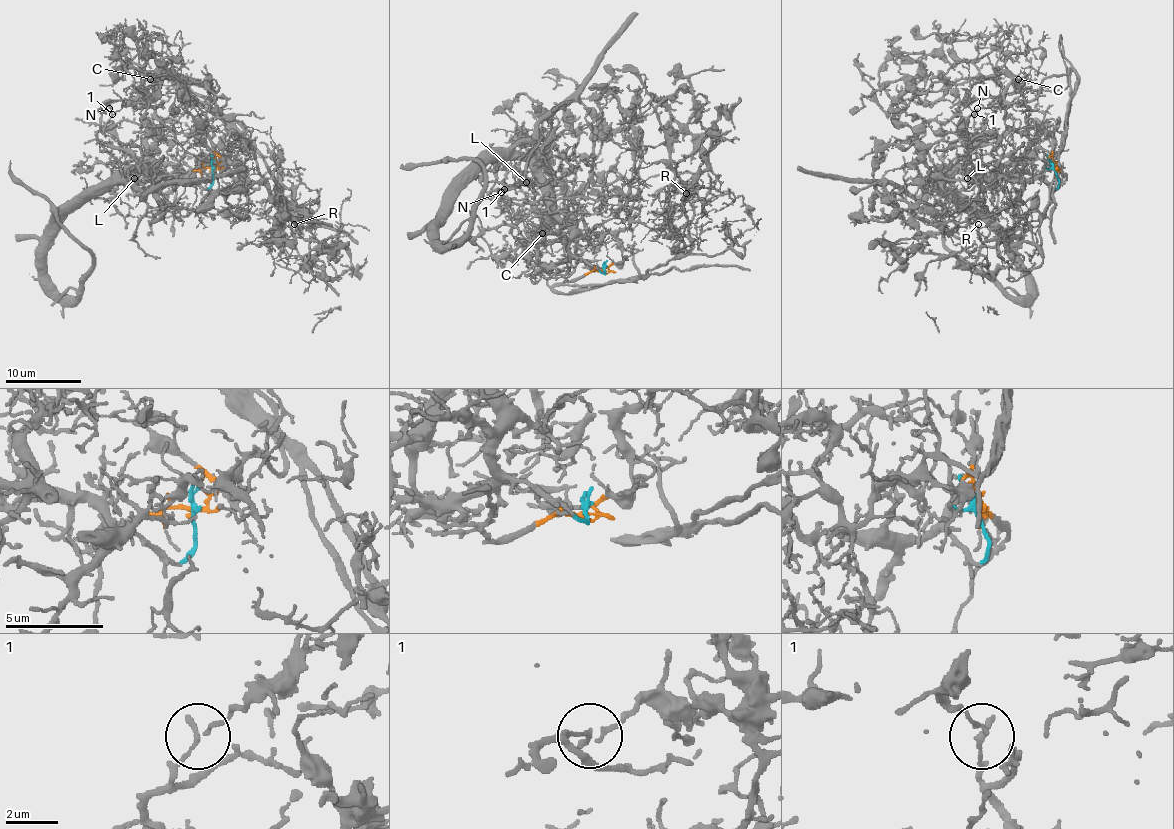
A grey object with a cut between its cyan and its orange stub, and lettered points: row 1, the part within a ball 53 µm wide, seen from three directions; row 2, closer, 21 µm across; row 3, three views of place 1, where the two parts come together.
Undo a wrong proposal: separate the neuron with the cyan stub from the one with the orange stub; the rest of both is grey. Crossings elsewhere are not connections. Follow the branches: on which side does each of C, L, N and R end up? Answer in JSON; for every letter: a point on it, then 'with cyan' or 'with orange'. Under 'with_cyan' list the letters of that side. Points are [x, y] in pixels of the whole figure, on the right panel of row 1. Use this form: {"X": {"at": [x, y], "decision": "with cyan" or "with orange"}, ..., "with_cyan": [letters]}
{"C": {"at": [1018, 79], "decision": "with orange"}, "L": {"at": [967, 178], "decision": "with cyan"}, "N": {"at": [977, 108], "decision": "with cyan"}, "R": {"at": [978, 224], "decision": "with orange"}, "with_cyan": ["L", "N"]}

